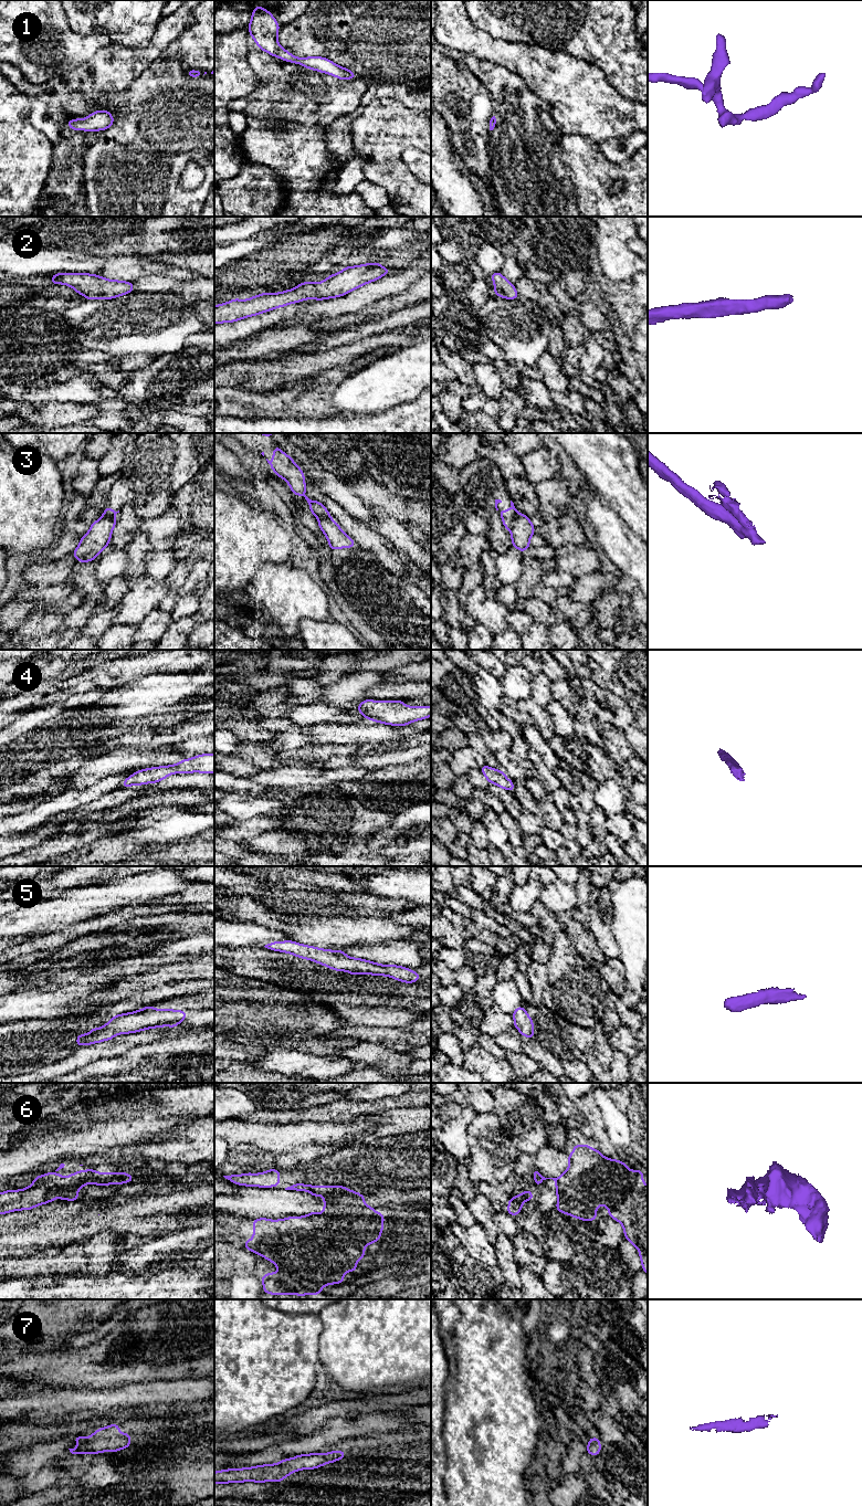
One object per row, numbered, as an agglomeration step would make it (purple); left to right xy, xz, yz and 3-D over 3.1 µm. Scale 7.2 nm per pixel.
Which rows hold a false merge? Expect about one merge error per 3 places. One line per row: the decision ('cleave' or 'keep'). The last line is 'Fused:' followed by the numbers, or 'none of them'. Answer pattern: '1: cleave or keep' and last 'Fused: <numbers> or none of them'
1: keep
2: keep
3: cleave
4: keep
5: keep
6: cleave
7: keep
Fused: 3, 6

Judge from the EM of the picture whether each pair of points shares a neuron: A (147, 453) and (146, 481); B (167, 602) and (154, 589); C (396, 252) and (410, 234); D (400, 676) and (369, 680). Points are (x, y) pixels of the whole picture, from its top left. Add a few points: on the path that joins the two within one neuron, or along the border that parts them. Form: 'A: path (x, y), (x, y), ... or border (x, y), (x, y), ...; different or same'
A: path (147, 460), (146, 474); same
B: border (165, 580), (167, 594), (157, 607); different
C: path (399, 248), (408, 239); same
D: border (386, 672), (382, 681); different

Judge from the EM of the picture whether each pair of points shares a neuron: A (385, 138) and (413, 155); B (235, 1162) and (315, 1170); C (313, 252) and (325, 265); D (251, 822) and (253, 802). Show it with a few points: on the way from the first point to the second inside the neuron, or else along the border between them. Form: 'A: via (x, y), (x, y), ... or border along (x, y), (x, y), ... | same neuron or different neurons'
A: border along (408, 146), (401, 155), (401, 160), (412, 175) | different neurons
B: border along (248, 1171), (225, 1176) | different neurons
C: border along (330, 243), (327, 252), (319, 260), (307, 265) | different neurons
D: border along (260, 812), (245, 819), (232, 819), (229, 817) | different neurons

